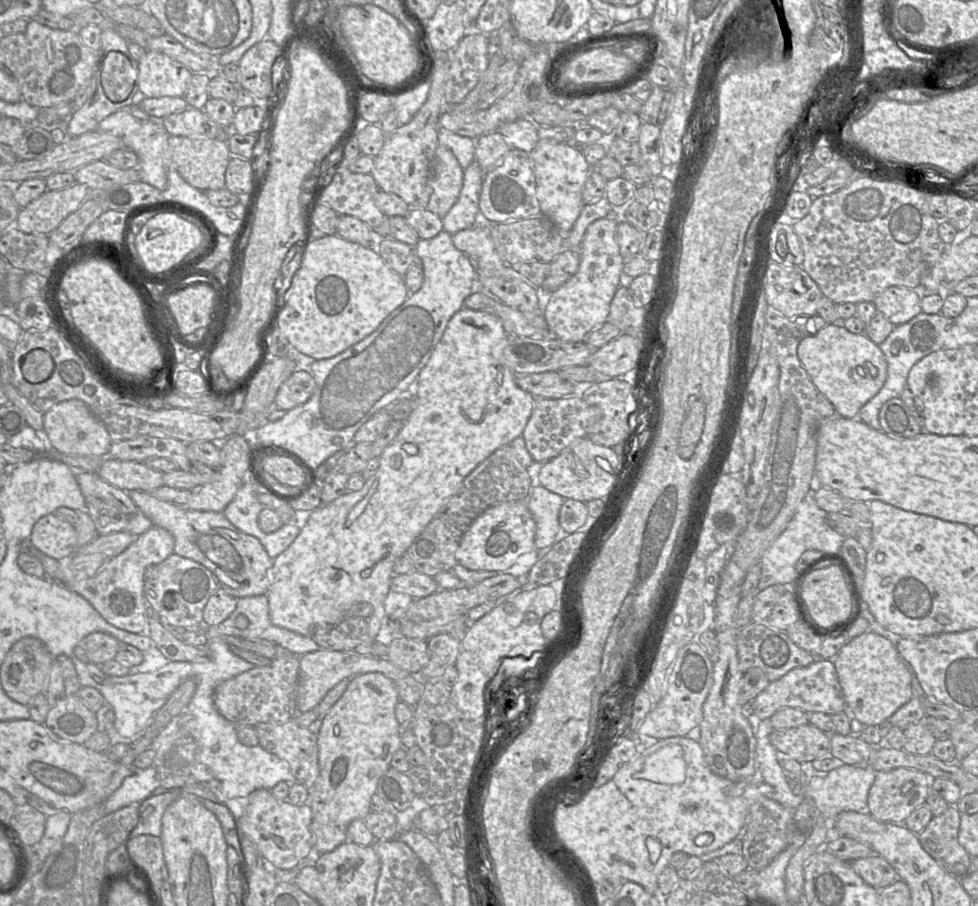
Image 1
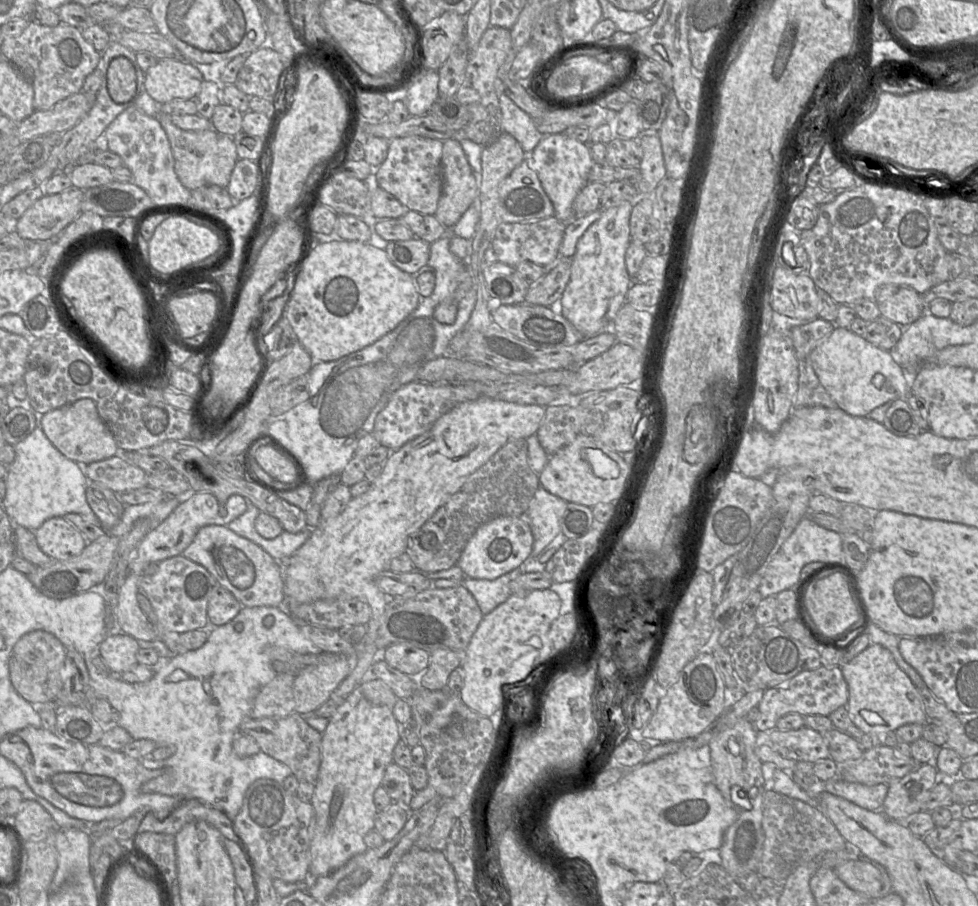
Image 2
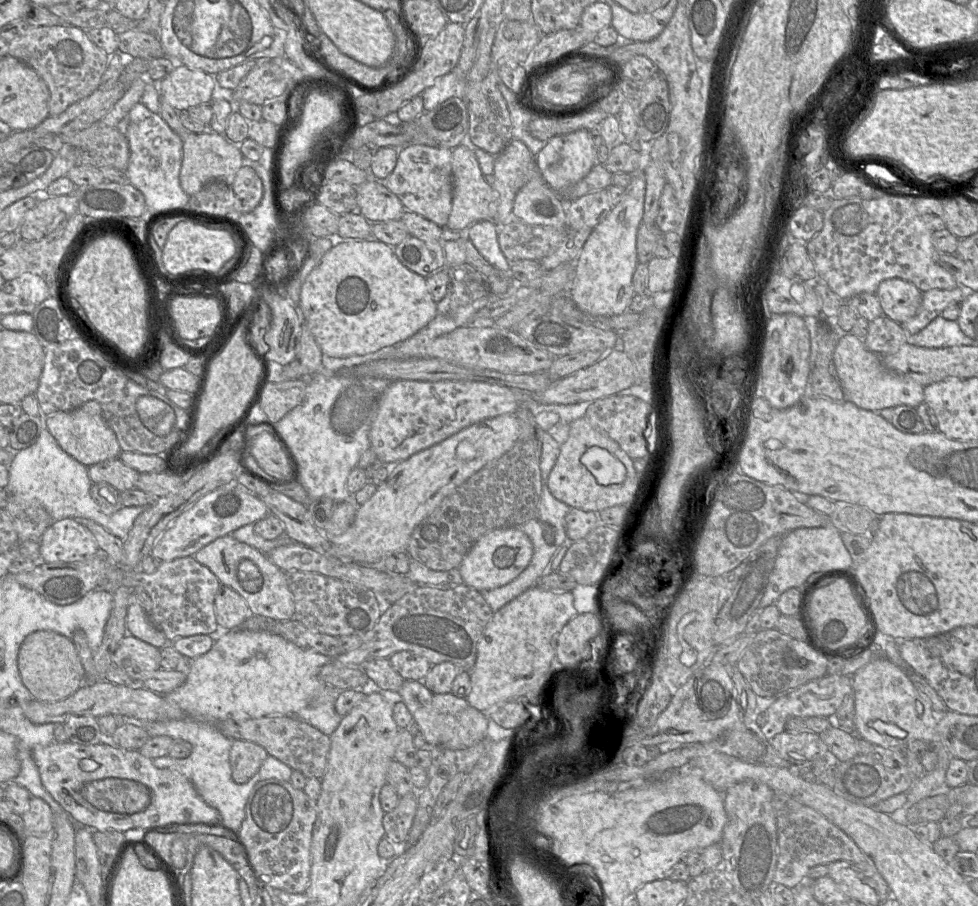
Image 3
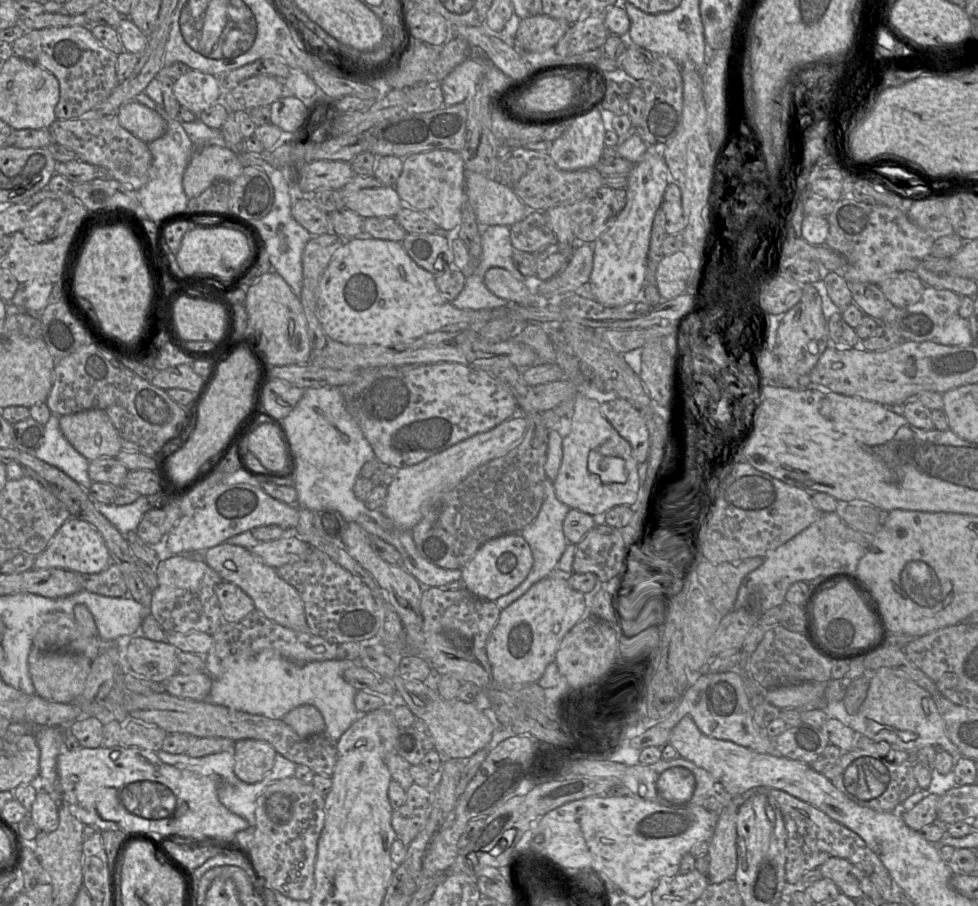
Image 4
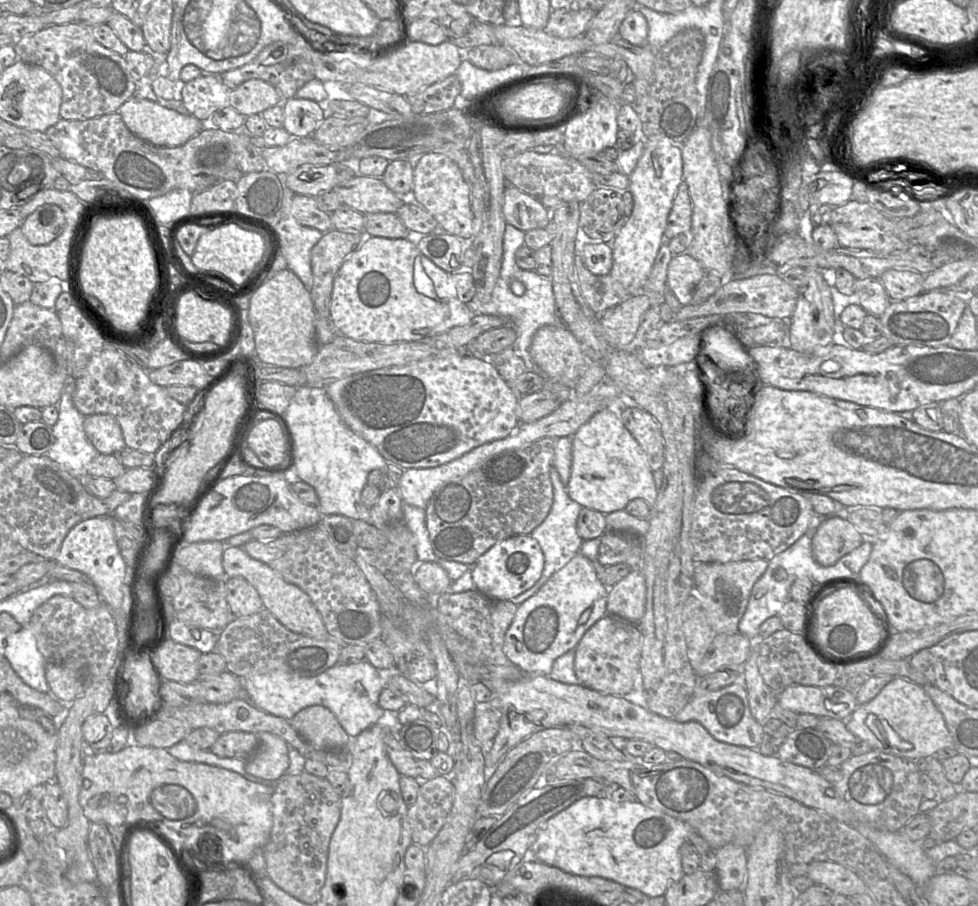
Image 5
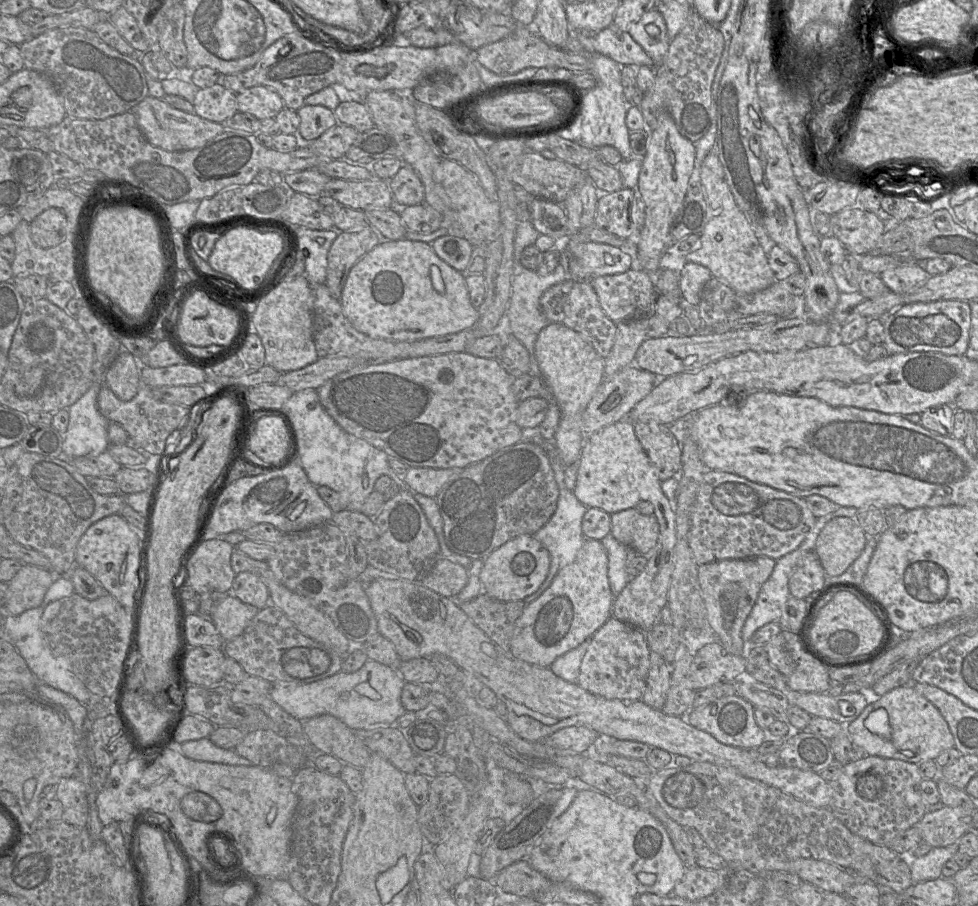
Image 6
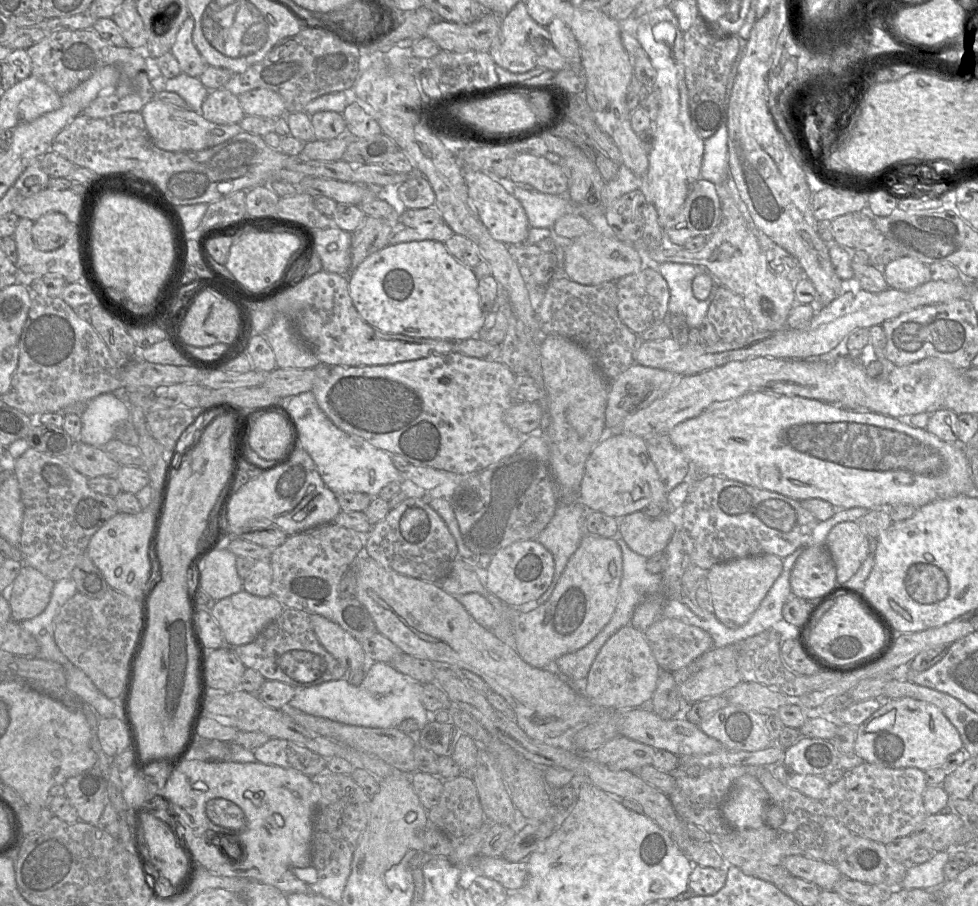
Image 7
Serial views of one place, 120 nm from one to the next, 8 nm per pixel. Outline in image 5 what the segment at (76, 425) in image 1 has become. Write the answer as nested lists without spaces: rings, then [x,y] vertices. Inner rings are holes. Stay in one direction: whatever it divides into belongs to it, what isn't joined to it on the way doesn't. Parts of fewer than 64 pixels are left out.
[[[110,414],[86,416],[84,431],[99,454],[114,454],[126,447],[120,425]]]

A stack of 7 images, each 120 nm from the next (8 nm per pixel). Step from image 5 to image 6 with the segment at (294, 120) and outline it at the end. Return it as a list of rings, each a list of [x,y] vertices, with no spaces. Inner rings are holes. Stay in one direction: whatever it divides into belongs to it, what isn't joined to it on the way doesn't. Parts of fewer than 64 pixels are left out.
[[[303,105],[297,110],[300,119],[298,137],[302,143],[311,143],[338,123],[334,110],[322,105]]]

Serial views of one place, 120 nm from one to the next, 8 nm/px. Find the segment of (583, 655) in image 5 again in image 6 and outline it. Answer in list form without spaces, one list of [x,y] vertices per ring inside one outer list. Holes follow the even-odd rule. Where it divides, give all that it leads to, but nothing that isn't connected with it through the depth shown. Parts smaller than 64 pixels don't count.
[[[611,616],[592,636],[582,659],[578,685],[595,695],[622,701],[641,700],[650,668],[650,648],[644,631]]]

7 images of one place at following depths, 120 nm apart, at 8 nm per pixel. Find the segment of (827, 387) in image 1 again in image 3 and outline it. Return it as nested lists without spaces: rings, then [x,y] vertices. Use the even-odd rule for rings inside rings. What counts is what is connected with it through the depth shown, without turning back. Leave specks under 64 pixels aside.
[[[845,332],[837,341],[832,362],[844,399],[861,409],[874,412],[899,405],[916,408],[924,401],[924,386],[888,370],[881,356],[868,350],[864,341],[851,333]]]

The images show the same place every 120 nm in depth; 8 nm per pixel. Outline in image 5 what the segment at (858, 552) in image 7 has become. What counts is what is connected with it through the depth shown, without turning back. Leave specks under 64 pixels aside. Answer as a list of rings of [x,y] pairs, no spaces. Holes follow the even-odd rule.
[[[847,519],[823,521],[812,538],[812,555],[821,566],[832,566],[864,542],[864,536]]]

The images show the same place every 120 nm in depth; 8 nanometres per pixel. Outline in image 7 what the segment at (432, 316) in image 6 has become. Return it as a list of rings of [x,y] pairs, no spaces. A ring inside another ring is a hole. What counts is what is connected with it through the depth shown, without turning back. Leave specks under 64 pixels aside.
[[[421,240],[388,244],[366,257],[348,276],[349,294],[362,319],[389,334],[462,342],[477,338],[485,313],[480,308],[478,278],[473,268],[455,259],[444,243]]]

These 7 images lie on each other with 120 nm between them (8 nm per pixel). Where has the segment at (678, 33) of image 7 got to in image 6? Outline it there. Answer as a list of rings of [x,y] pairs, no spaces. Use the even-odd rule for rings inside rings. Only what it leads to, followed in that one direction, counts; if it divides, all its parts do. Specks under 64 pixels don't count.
[[[657,9],[645,12],[639,21],[629,27],[627,32],[653,60],[654,69],[656,65],[660,65],[662,63],[669,48],[670,39],[667,33],[664,18]],[[662,112],[657,120],[657,127],[652,130],[637,185],[645,204],[645,222],[636,235],[636,247],[640,266],[645,271],[681,272],[687,263],[685,256],[688,253],[682,253],[671,245],[670,230],[681,210],[690,177],[695,169],[695,158],[695,144],[679,132],[669,112]]]

